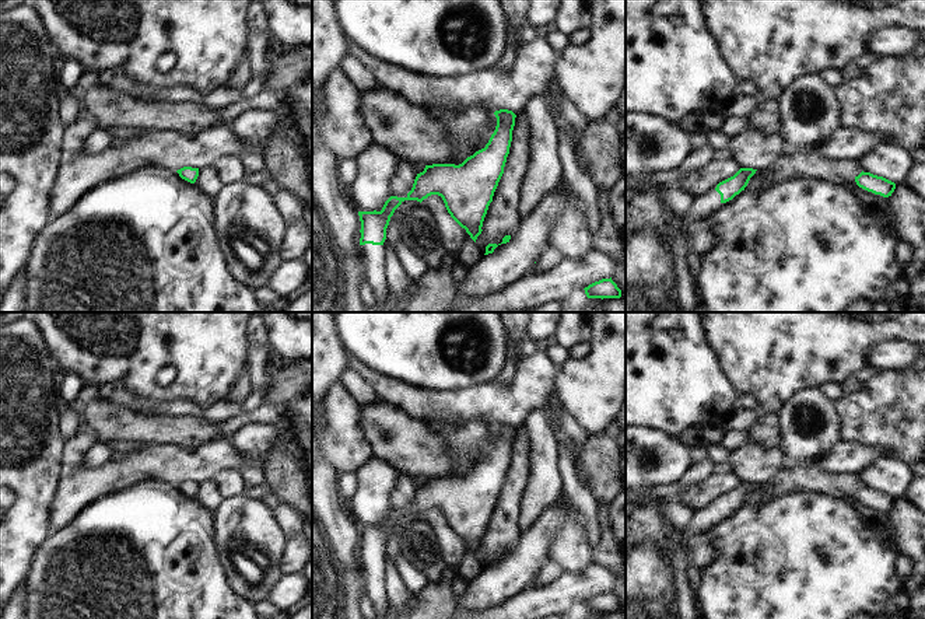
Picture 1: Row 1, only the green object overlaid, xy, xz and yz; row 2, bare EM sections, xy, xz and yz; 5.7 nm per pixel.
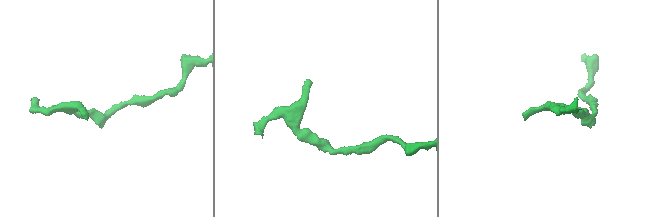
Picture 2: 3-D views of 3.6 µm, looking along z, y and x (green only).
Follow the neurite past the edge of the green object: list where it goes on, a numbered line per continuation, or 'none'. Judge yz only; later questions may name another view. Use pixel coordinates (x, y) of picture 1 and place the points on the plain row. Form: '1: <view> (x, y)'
1: yz (675, 551)

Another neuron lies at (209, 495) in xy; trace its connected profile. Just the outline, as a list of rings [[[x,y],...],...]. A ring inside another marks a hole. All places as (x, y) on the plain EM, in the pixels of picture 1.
[[[213,479],[204,480],[199,483],[199,490],[196,493],[196,499],[211,511],[220,504],[224,499],[218,490],[218,486]]]

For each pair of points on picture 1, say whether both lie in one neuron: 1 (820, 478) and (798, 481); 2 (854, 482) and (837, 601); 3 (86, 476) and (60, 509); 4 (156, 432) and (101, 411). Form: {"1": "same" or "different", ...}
{"1": "same", "2": "different", "3": "same", "4": "same"}

